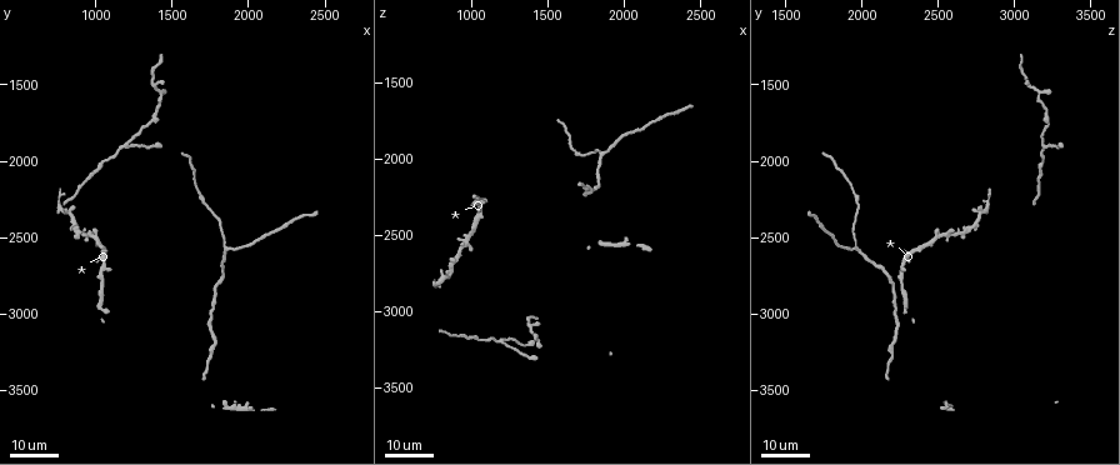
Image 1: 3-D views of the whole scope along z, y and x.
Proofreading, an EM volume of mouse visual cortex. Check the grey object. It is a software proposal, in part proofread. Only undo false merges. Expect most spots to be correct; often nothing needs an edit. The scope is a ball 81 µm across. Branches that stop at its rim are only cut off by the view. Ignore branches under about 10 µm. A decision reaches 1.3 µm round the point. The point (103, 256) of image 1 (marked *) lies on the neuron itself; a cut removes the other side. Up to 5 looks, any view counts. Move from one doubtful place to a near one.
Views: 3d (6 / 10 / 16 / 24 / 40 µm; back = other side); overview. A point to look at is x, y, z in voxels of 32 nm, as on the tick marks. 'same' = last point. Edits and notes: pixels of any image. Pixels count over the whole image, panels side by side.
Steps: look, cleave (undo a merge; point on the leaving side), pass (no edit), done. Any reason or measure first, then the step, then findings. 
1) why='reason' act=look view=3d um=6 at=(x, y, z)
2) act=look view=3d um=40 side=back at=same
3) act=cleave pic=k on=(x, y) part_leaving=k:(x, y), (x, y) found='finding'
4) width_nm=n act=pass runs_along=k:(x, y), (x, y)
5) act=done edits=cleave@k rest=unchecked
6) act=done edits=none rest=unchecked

act=look view=3d um=16 at=(920, 2460, 2620)

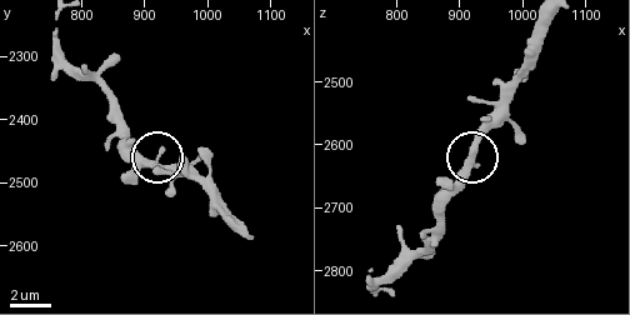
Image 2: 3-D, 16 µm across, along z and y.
act=look view=3d um=6 at=same

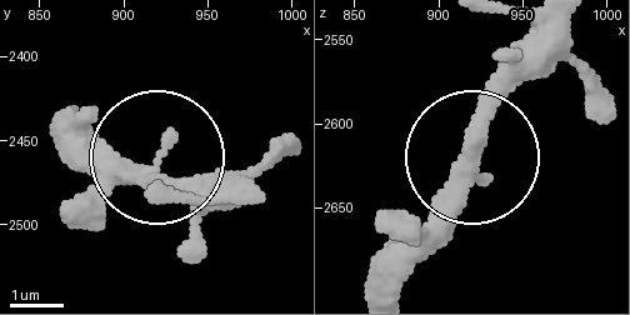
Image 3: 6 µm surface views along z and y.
act=pass runs_along=3:(563, 33), (478, 140), (455, 208), (406, 256) found='one neuron here'

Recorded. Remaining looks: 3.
why='three arms meet' act=look view=3d um=24 at=(1420, 1560, 3160)

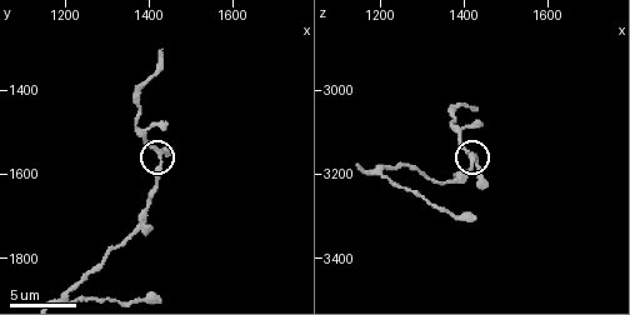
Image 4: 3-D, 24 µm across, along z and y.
act=look view=3d um=10 at=same

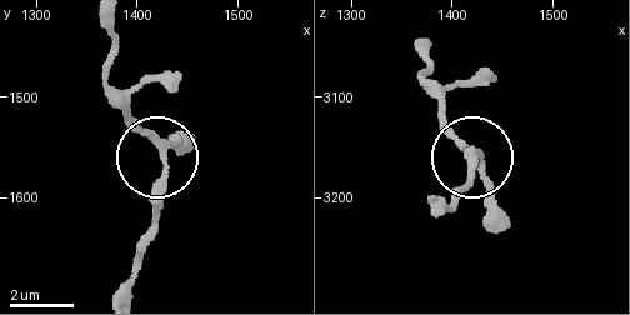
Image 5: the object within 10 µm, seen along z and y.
arms=3 act=pass runs_along=5:(119, 294), (149, 238), (164, 173), (161, 158), (126, 111) found='all the same neuron'

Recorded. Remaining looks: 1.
act=done edits=none rest=unchecked

